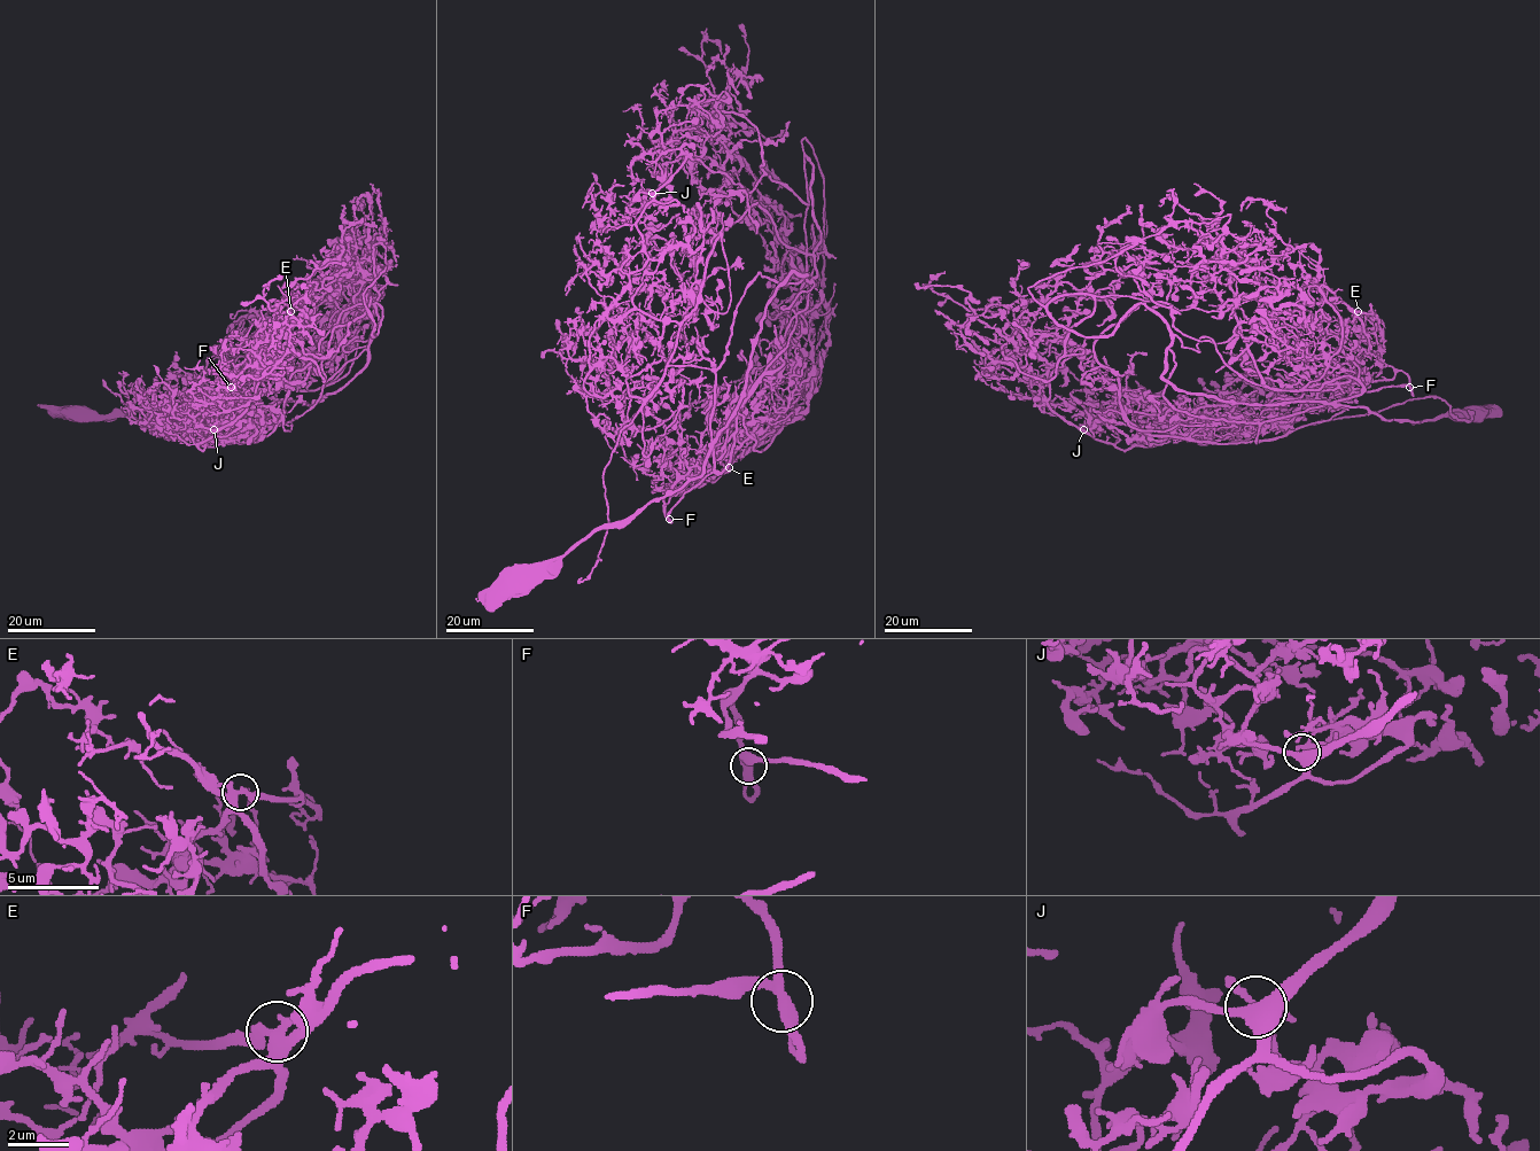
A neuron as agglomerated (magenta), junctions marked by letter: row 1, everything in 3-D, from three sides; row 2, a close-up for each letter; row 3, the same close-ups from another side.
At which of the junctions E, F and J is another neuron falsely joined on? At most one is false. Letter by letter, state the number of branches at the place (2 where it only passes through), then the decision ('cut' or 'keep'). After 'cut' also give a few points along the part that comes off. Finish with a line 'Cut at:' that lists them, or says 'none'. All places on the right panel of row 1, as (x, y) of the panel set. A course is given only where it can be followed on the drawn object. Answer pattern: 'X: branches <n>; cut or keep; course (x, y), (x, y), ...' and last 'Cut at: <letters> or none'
E: branches 4; keep
F: branches 4; keep
J: branches 4; keep
Cut at: none

